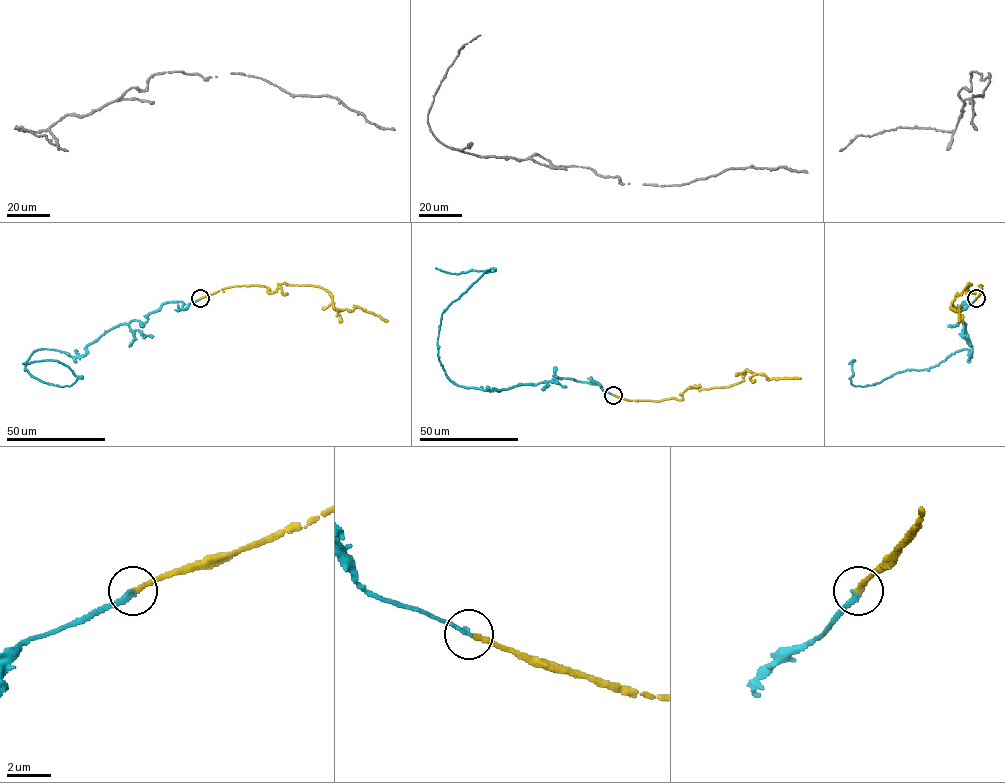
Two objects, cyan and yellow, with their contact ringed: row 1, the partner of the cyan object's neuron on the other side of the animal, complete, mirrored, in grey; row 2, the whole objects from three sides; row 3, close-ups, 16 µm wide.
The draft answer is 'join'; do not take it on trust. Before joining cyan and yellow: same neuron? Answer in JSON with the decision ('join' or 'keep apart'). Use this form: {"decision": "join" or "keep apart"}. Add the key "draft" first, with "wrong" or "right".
{"draft": "right", "decision": "join"}

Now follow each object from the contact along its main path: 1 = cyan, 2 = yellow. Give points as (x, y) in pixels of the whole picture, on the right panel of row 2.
1: (976, 299), (959, 311), (971, 357), (964, 349), (933, 367), (864, 386), (851, 383), (854, 360), (849, 364)
2: (976, 299), (981, 286), (971, 293), (969, 283), (955, 297), (951, 307), (960, 307), (959, 321)

